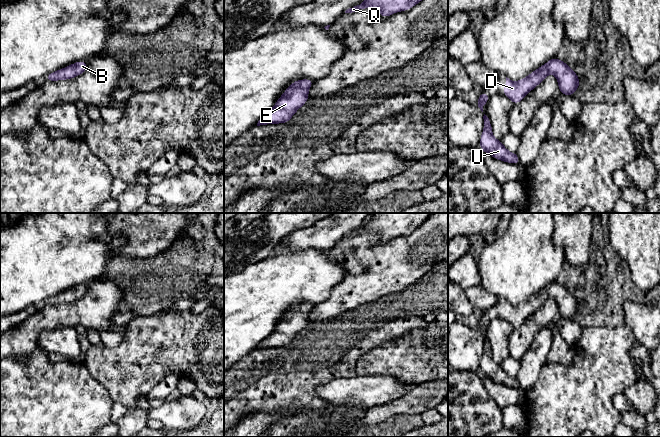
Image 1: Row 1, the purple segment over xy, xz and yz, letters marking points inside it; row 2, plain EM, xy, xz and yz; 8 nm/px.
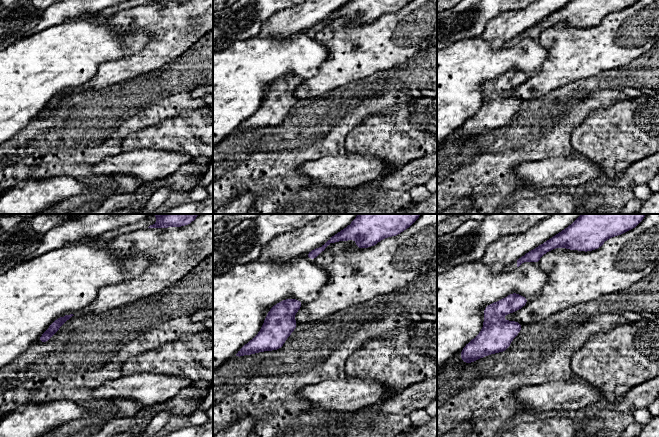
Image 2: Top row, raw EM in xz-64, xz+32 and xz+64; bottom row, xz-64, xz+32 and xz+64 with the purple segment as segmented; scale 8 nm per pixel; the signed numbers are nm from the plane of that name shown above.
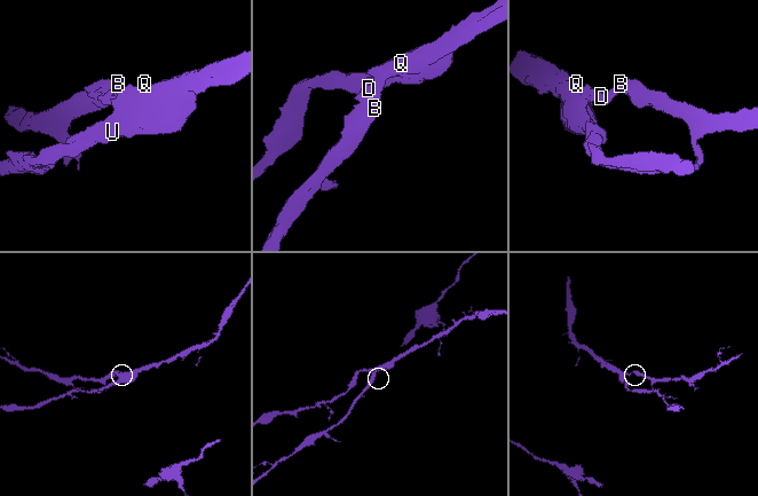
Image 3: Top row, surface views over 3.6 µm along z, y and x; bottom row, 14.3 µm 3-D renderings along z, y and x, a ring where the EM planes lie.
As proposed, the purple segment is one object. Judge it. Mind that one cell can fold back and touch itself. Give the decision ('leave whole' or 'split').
leave whole

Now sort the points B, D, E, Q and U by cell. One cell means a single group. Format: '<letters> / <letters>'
B D E Q U

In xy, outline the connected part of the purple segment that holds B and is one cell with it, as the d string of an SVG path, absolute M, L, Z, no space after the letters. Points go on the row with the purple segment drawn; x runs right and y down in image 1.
M79 61L46 76L46 81L71 79L81 75L87 69L87 62Z

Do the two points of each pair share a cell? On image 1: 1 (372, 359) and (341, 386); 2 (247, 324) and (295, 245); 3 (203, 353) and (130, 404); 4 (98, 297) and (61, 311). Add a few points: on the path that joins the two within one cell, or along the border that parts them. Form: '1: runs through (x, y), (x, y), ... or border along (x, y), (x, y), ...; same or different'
1: border along (356, 373), (379, 375); different
2: border along (314, 248), (287, 251), (271, 256); different
3: runs through (182, 353), (171, 353), (141, 383); same
4: runs through (89, 306), (84, 311), (70, 311); same

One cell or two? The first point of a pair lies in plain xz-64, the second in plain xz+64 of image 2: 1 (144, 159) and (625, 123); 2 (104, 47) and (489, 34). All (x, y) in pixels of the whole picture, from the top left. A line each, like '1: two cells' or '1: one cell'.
1: two cells
2: two cells

